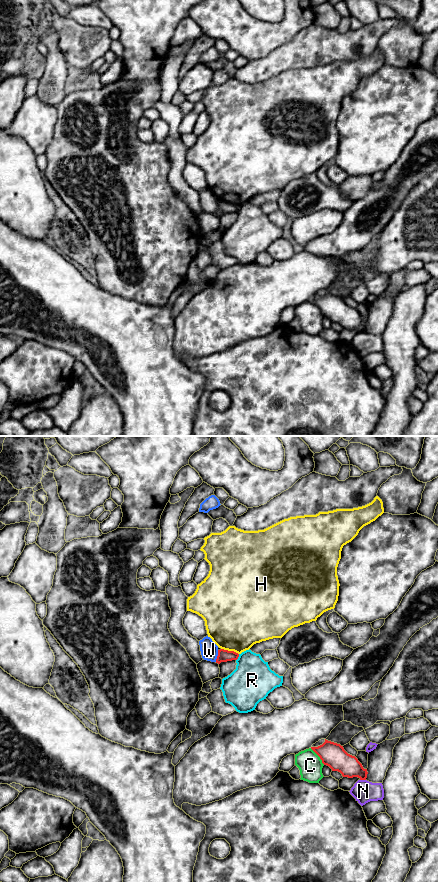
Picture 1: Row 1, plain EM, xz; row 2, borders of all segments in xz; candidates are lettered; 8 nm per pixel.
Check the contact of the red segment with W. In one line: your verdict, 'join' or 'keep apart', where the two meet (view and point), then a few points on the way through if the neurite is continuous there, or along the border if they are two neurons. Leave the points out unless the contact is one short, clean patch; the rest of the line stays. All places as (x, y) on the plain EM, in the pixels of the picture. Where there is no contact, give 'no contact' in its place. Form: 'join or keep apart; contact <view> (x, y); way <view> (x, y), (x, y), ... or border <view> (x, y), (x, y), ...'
keep apart; contact xz (217, 208); border xz (218, 202), (215, 213)

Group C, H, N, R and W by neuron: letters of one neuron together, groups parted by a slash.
C / H / N / R / W

